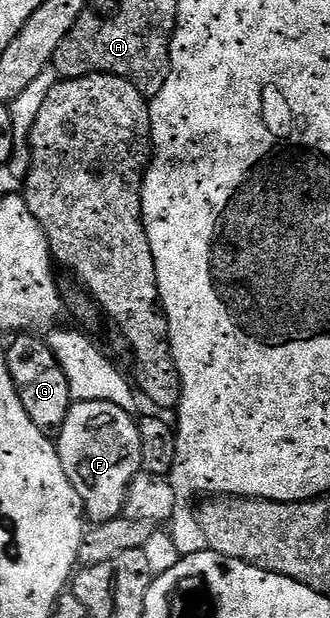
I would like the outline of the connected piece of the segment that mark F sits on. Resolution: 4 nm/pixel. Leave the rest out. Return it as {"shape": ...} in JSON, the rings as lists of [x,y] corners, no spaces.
{"shape":[[[104,401],[75,402],[62,430],[57,432],[56,446],[60,465],[80,493],[82,510],[91,524],[112,521],[123,514],[126,491],[142,471],[140,433],[135,416],[123,407]]]}

